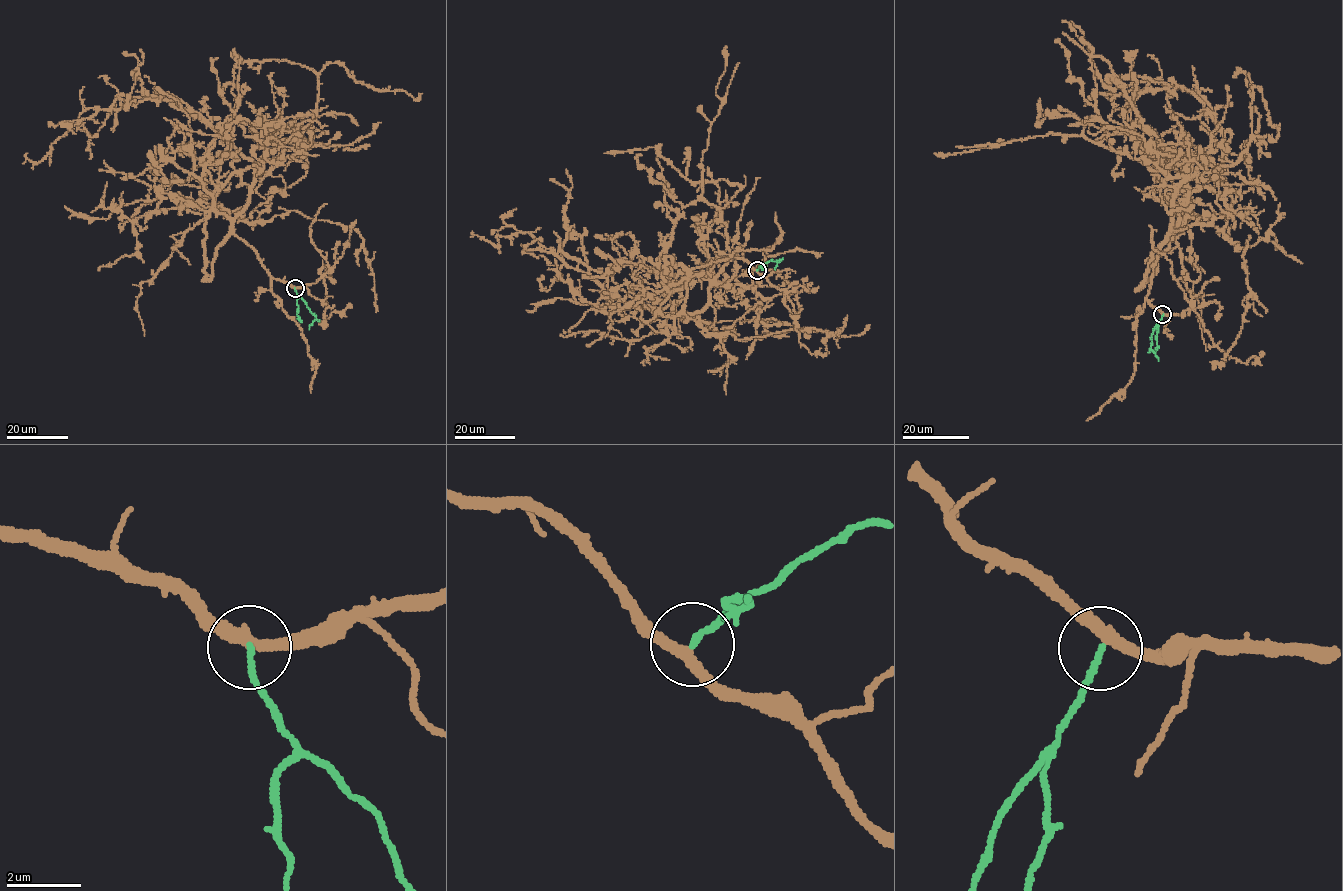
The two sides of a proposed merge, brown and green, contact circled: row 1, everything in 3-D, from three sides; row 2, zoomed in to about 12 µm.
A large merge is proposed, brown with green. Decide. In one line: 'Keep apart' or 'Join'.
Join

